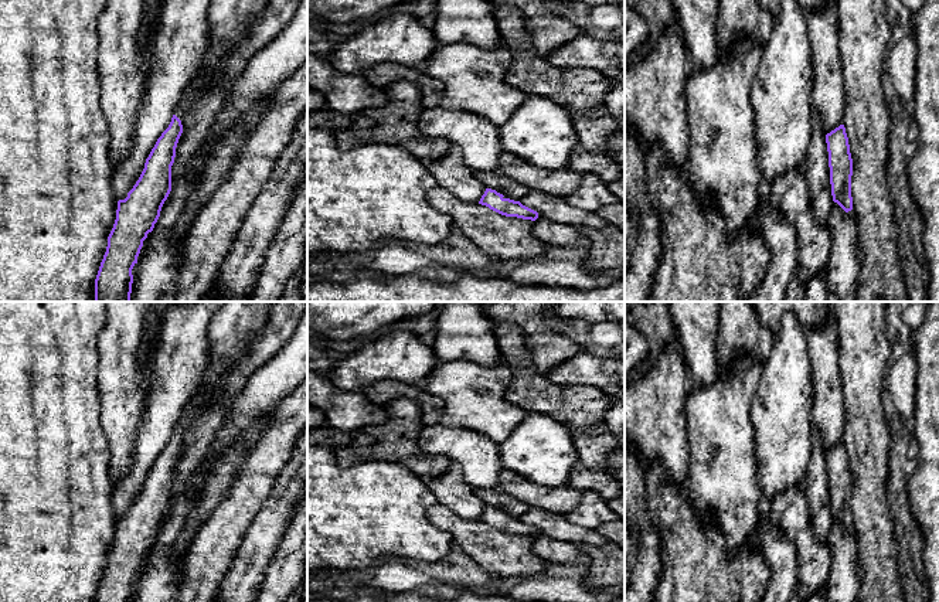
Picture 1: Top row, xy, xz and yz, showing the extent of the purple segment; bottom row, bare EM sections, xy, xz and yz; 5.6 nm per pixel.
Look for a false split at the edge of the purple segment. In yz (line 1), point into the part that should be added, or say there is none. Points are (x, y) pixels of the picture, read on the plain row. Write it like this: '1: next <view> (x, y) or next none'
1: next none

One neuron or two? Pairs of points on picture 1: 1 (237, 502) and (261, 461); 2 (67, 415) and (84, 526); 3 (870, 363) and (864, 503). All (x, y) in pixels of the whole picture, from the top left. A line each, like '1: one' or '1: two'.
1: one
2: one
3: one

